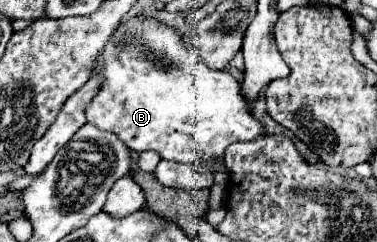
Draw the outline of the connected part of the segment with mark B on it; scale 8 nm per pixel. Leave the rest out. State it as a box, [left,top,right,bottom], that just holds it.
[86,17,264,163]

